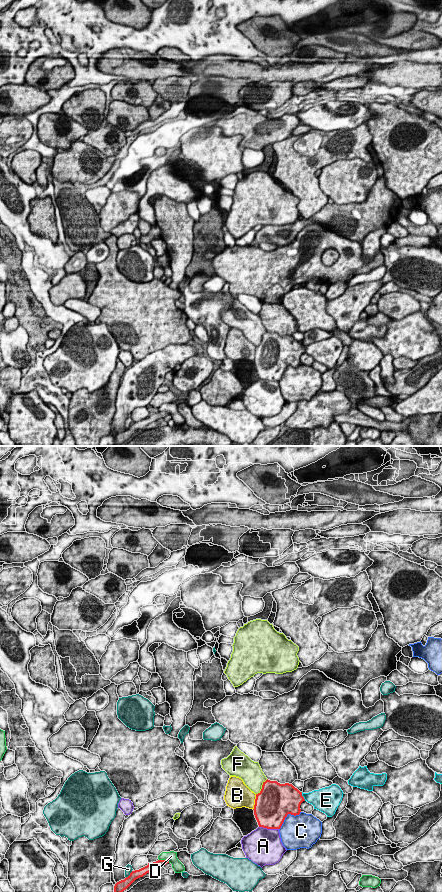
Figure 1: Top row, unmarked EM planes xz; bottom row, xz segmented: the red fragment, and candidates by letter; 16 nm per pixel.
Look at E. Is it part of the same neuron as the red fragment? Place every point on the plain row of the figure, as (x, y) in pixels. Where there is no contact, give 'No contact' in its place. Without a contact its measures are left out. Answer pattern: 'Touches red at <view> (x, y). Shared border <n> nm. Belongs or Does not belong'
Touches red at xz (302, 348). Shared border 160 nm. Belongs

